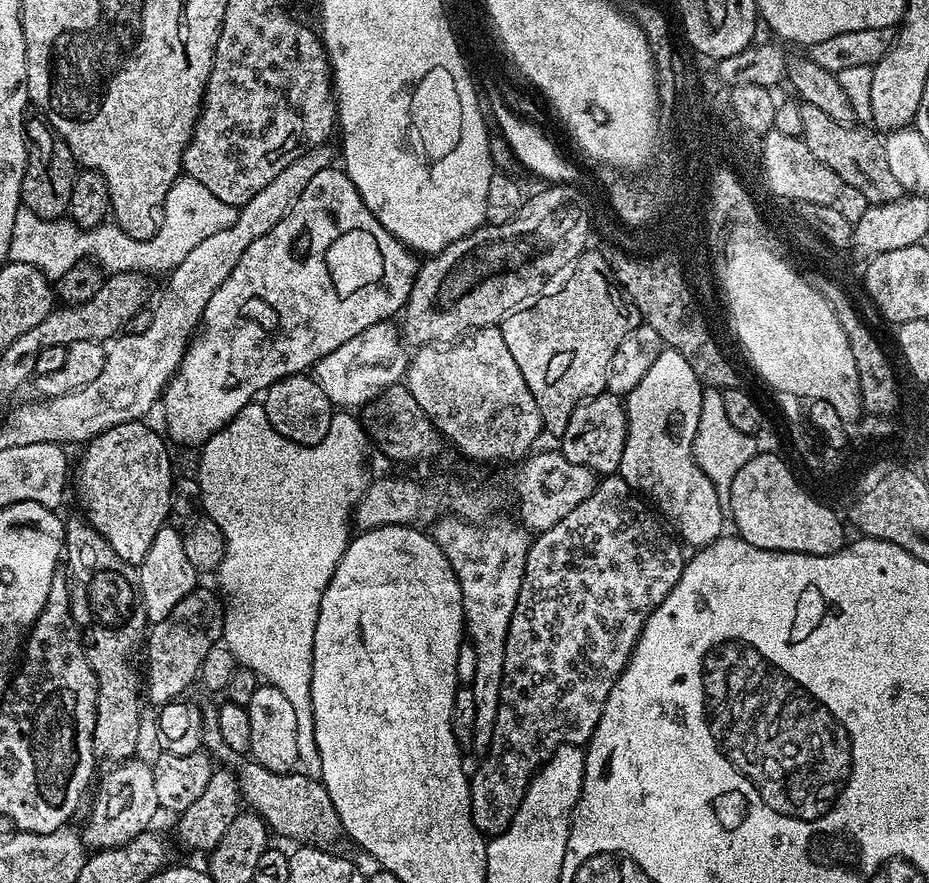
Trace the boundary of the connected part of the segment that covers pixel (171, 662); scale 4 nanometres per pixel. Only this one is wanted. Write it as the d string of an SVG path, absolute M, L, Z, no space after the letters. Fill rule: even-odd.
M203 586L193 588L190 594L186 594L186 598L182 598L182 602L178 602L178 606L174 606L174 610L170 610L170 614L166 614L166 618L162 618L162 622L151 625L146 636L146 648L148 644L147 703L149 700L153 706L159 706L181 699L185 695L183 692L191 686L192 680L194 684L199 677L200 667L206 654L210 654L215 644L221 643L224 634L224 601L213 589L212 592Z

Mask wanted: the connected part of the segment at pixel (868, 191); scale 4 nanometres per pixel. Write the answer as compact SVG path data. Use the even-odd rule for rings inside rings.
M801 103L799 107L801 128L799 131L802 133L806 146L810 146L810 154L814 154L818 162L830 166L830 170L838 174L841 185L862 190L869 205L885 204L891 200L899 200L905 195L904 188L898 186L894 173L890 171L890 166L886 162L884 145L875 131L867 132L868 128L864 126L839 124L834 118L822 114L818 106Z

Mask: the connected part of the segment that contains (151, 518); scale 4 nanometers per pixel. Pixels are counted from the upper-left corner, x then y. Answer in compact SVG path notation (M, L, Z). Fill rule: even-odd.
M131 420L87 441L80 469L74 472L74 482L80 486L82 512L88 523L110 542L118 558L133 566L144 561L150 542L154 542L154 534L169 523L168 511L172 508L169 445L161 433L160 437L146 425Z

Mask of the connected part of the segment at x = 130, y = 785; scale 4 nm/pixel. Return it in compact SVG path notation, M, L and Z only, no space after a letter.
M140 759L119 761L115 766L109 767L112 769L101 778L101 788L92 800L88 825L82 828L85 849L117 848L153 827L152 819L156 812L161 811L161 807L158 794L154 790L152 764Z

